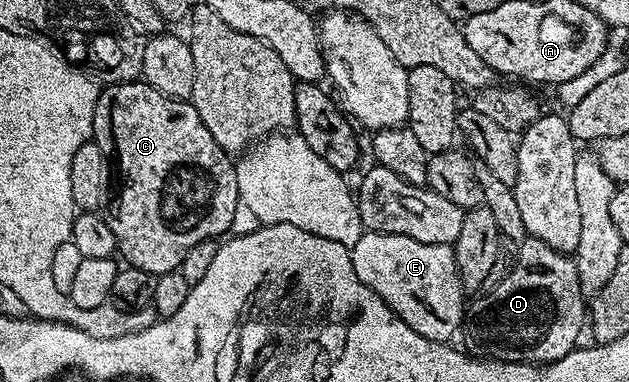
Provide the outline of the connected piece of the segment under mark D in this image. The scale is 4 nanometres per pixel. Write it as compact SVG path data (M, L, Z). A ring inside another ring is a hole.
M527 236L517 247L518 254L513 267L503 281L490 292L479 295L479 300L467 307L460 329L461 343L467 353L478 353L491 360L507 360L517 364L550 364L573 352L581 341L578 339L582 332L584 336L588 324L588 300L582 294L573 255L552 250L552 246L540 242L540 238L535 236Z

